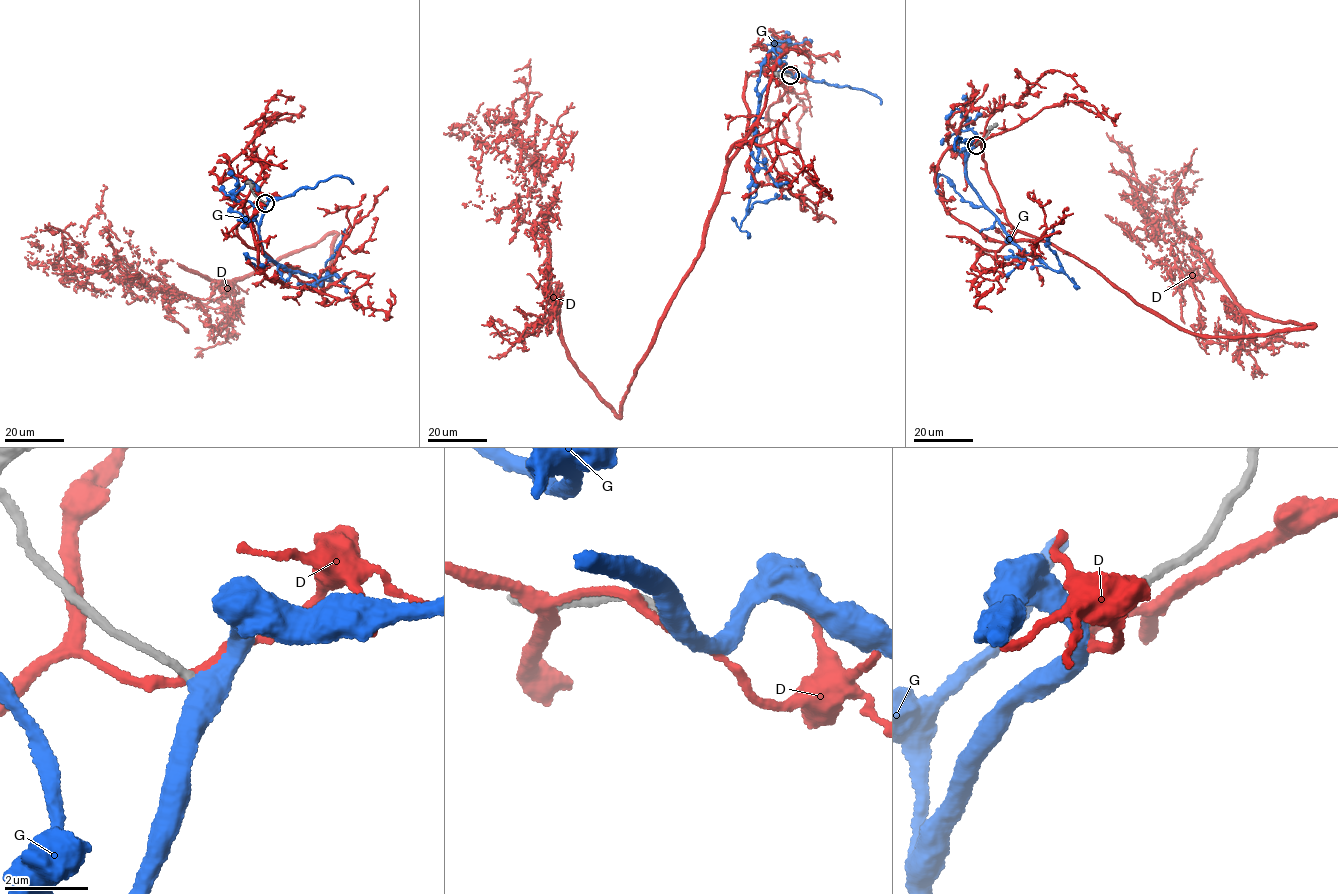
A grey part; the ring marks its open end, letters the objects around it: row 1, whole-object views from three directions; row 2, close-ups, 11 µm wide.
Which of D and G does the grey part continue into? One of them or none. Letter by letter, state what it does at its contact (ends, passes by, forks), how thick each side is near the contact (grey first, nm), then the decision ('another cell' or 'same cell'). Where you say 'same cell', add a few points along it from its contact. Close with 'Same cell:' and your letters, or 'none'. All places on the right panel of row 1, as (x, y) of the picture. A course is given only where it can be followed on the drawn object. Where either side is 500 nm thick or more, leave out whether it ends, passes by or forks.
D: it passes by; 200 nm thick on the grey side, 200 nm on the other; another cell
G: it passes by; 200 nm thick on the grey side, 440 nm on the other; same cell; it runs (976, 145), (966, 161), (967, 180), (1012, 242), (1060, 270), (1057, 256), (1047, 245), (1052, 229)
Same cell: G

